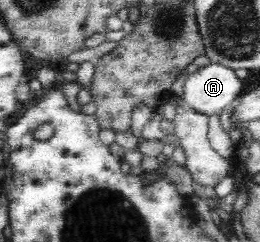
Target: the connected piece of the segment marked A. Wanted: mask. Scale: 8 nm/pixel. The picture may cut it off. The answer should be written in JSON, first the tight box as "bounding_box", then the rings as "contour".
{"bounding_box":[182,63,242,115],"contour":[[[211,63],[188,74],[182,100],[194,111],[206,115],[219,115],[236,96],[242,94],[242,80],[231,68]]]}

